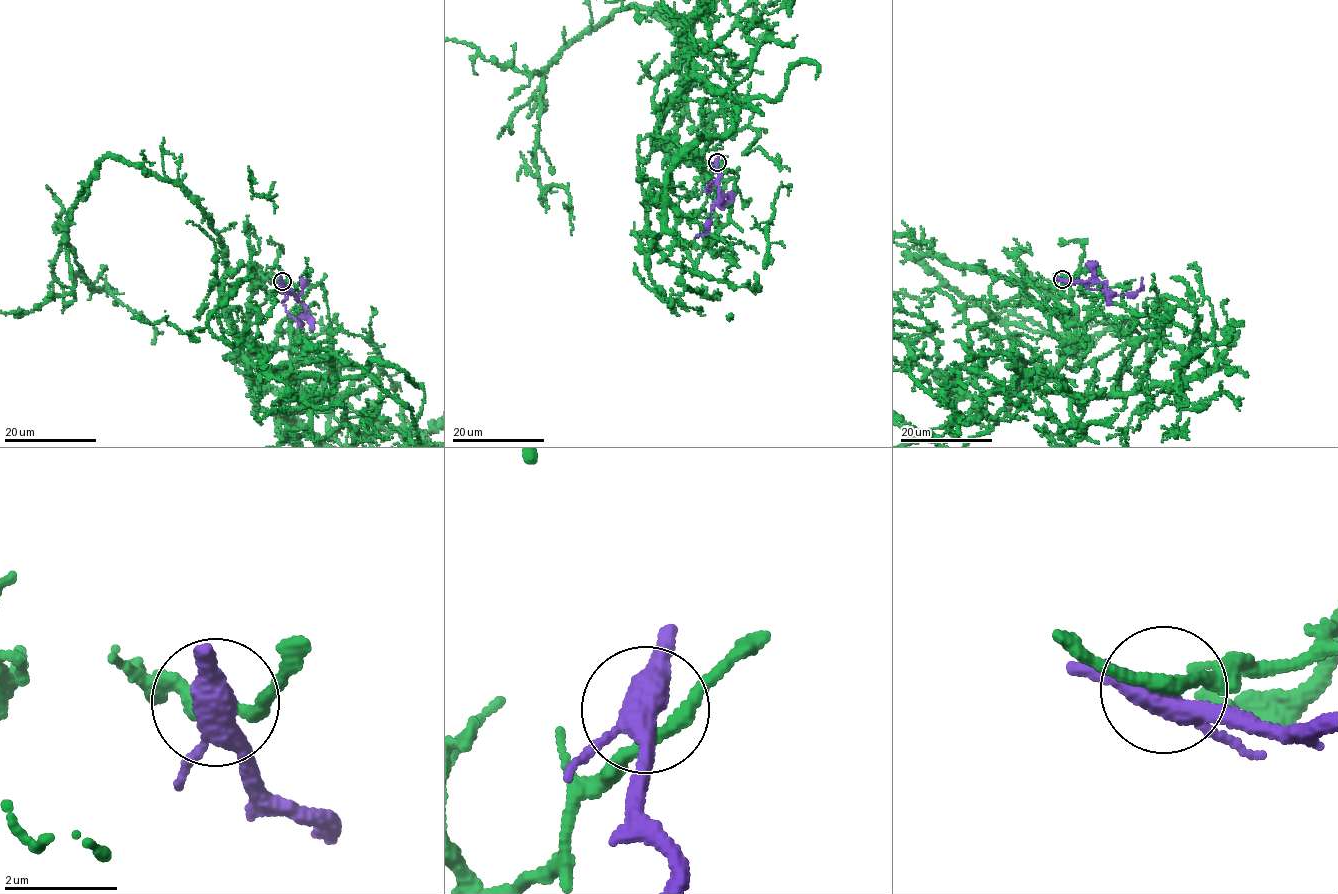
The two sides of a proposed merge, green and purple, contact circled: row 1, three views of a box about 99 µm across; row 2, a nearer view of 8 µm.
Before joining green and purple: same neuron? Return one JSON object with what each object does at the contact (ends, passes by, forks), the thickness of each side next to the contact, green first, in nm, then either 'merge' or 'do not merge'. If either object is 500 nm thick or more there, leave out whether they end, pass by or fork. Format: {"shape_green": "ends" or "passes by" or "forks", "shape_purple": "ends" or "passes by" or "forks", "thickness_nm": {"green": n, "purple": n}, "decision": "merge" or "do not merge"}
{"shape_green": "passes by", "shape_purple": "forks", "thickness_nm": {"green": 180, "purple": 380}, "decision": "do not merge"}

